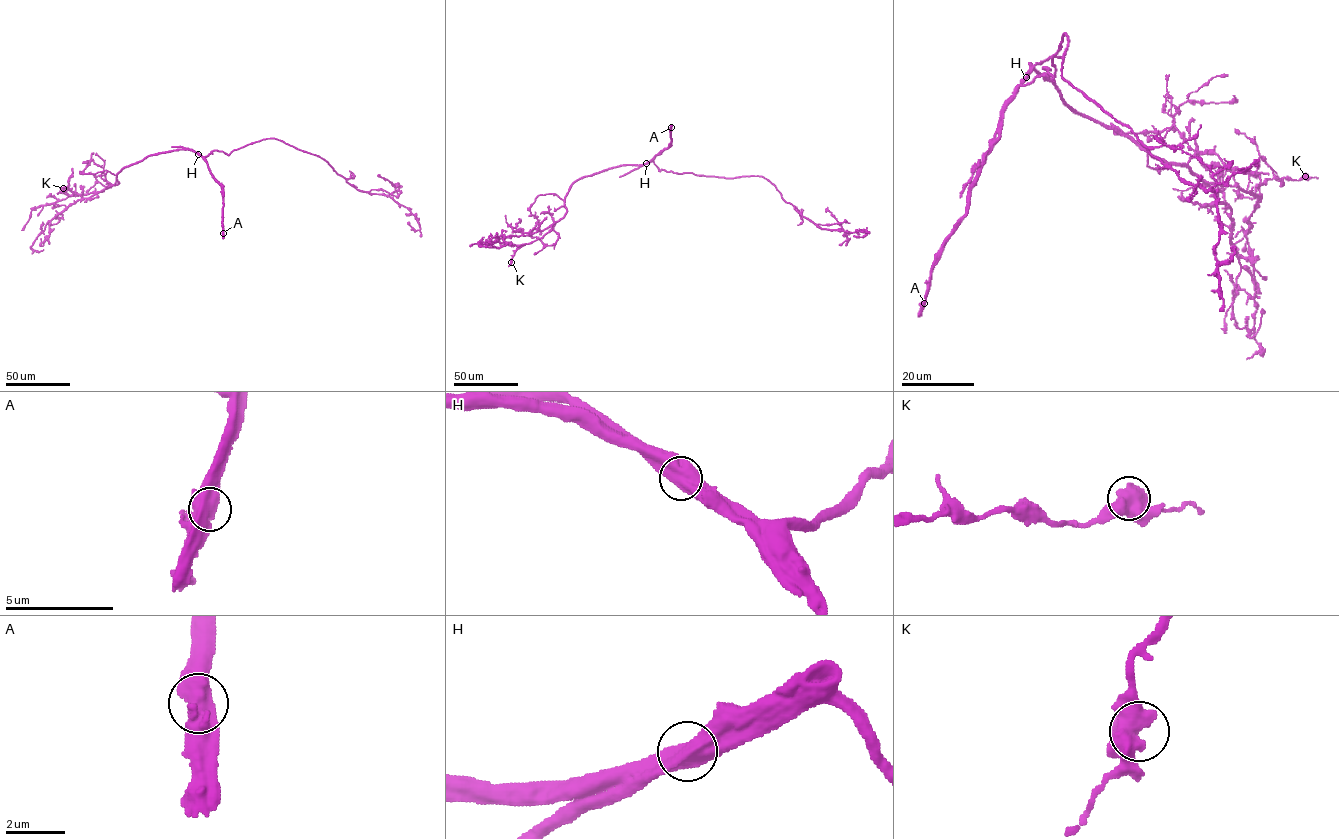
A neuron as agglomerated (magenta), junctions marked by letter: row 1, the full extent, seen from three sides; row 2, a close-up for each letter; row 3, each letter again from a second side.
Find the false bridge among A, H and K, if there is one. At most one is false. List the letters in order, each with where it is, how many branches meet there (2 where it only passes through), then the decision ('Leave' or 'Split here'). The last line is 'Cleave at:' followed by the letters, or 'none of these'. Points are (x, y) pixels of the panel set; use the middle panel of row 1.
A: Place: (671, 127). Branches: 2. Leave
H: Place: (646, 163). Branches: 2. Split here
K: Place: (511, 262). Branches: 2. Leave
Cleave at: H

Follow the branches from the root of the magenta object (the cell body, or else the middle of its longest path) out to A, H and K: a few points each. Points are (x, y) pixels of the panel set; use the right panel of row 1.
A: (1045, 67), (1046, 72), (1020, 85), (1006, 106), (971, 190), (968, 213), (931, 272), (924, 303)
H: (1045, 67), (1045, 74), (1021, 85), (1025, 77)
K: (1045, 67), (1045, 74), (1020, 84), (1030, 65), (1074, 111), (1204, 180), (1254, 195), (1268, 179), (1305, 176)

